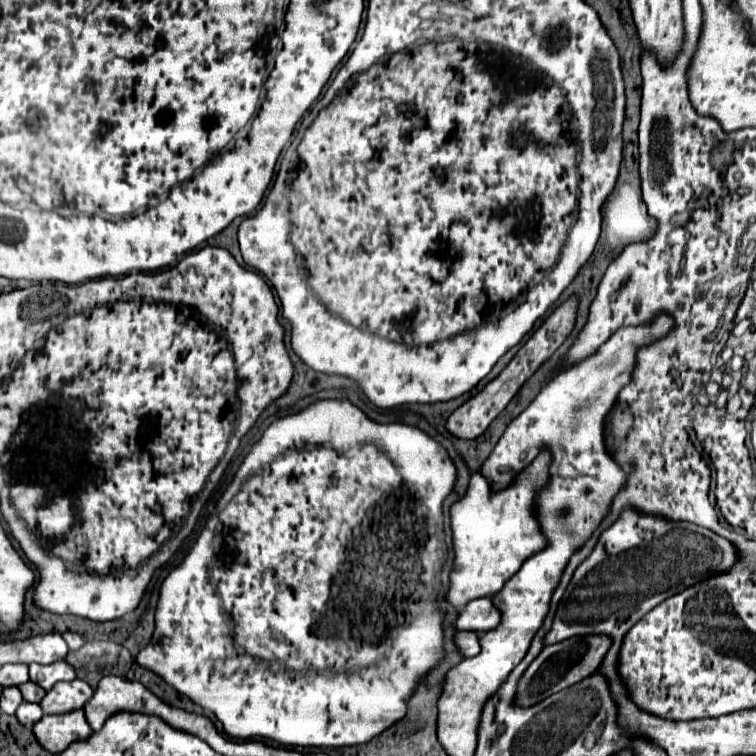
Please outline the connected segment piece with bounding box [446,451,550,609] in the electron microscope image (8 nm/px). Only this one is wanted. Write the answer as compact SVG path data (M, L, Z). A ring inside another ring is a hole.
M542 451L526 471L522 471L512 487L500 493L490 491L490 483L474 473L462 499L450 507L450 529L454 543L454 567L450 571L450 587L446 601L462 609L478 597L492 597L520 569L520 565L536 551L546 547L540 525L534 517L534 497L546 485L550 453Z

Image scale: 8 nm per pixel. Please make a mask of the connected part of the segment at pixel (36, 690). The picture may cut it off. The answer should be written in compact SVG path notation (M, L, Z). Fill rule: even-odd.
M32 681L22 683L18 689L20 689L20 693L22 693L24 701L28 701L28 703L40 703L40 701L42 701L42 697L46 695L46 691L44 691L42 687L38 687L36 683L32 683Z

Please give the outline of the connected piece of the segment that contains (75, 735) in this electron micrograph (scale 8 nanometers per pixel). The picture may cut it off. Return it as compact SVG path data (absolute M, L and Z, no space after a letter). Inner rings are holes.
M82 709L66 715L44 715L38 723L34 723L32 731L38 743L50 753L60 753L72 741L80 741L92 735Z

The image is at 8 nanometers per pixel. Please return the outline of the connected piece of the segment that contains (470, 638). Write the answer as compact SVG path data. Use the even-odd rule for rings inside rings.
M460 631L460 633L456 633L454 645L458 647L458 651L460 651L462 657L476 657L478 651L480 651L478 635L472 633L472 631Z

